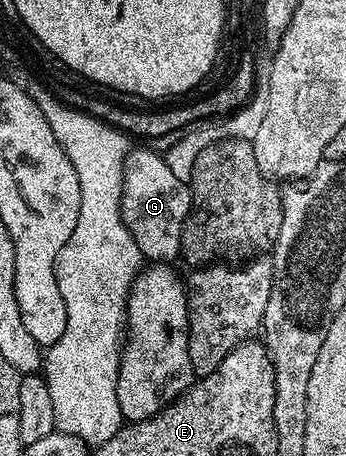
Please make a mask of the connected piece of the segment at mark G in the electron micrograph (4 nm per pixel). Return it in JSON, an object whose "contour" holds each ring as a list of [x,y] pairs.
{"contour":[[[131,147],[122,171],[122,220],[147,261],[170,262],[181,253],[184,226],[191,211],[192,193],[172,174],[165,155],[157,156],[150,148]]]}

